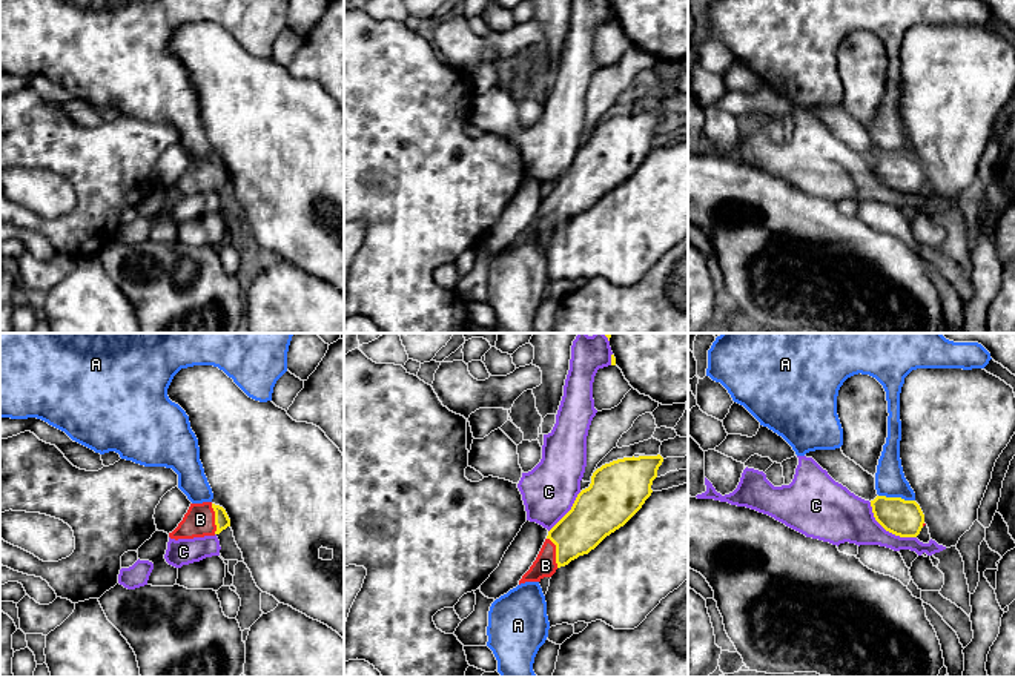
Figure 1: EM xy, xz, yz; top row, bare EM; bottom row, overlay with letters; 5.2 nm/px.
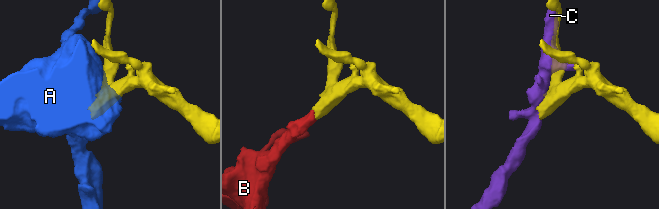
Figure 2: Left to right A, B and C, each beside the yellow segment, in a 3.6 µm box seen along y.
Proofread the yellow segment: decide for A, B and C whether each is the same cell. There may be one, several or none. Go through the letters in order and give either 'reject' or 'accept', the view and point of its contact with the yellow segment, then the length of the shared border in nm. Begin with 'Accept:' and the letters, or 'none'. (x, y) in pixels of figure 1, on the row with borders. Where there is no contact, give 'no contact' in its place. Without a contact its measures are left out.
Accept: B
A: reject | yz (897, 498) | 190 nm
B: accept | xz (556, 553) | 170 nm
C: reject | yz (888, 530) | 320 nm

